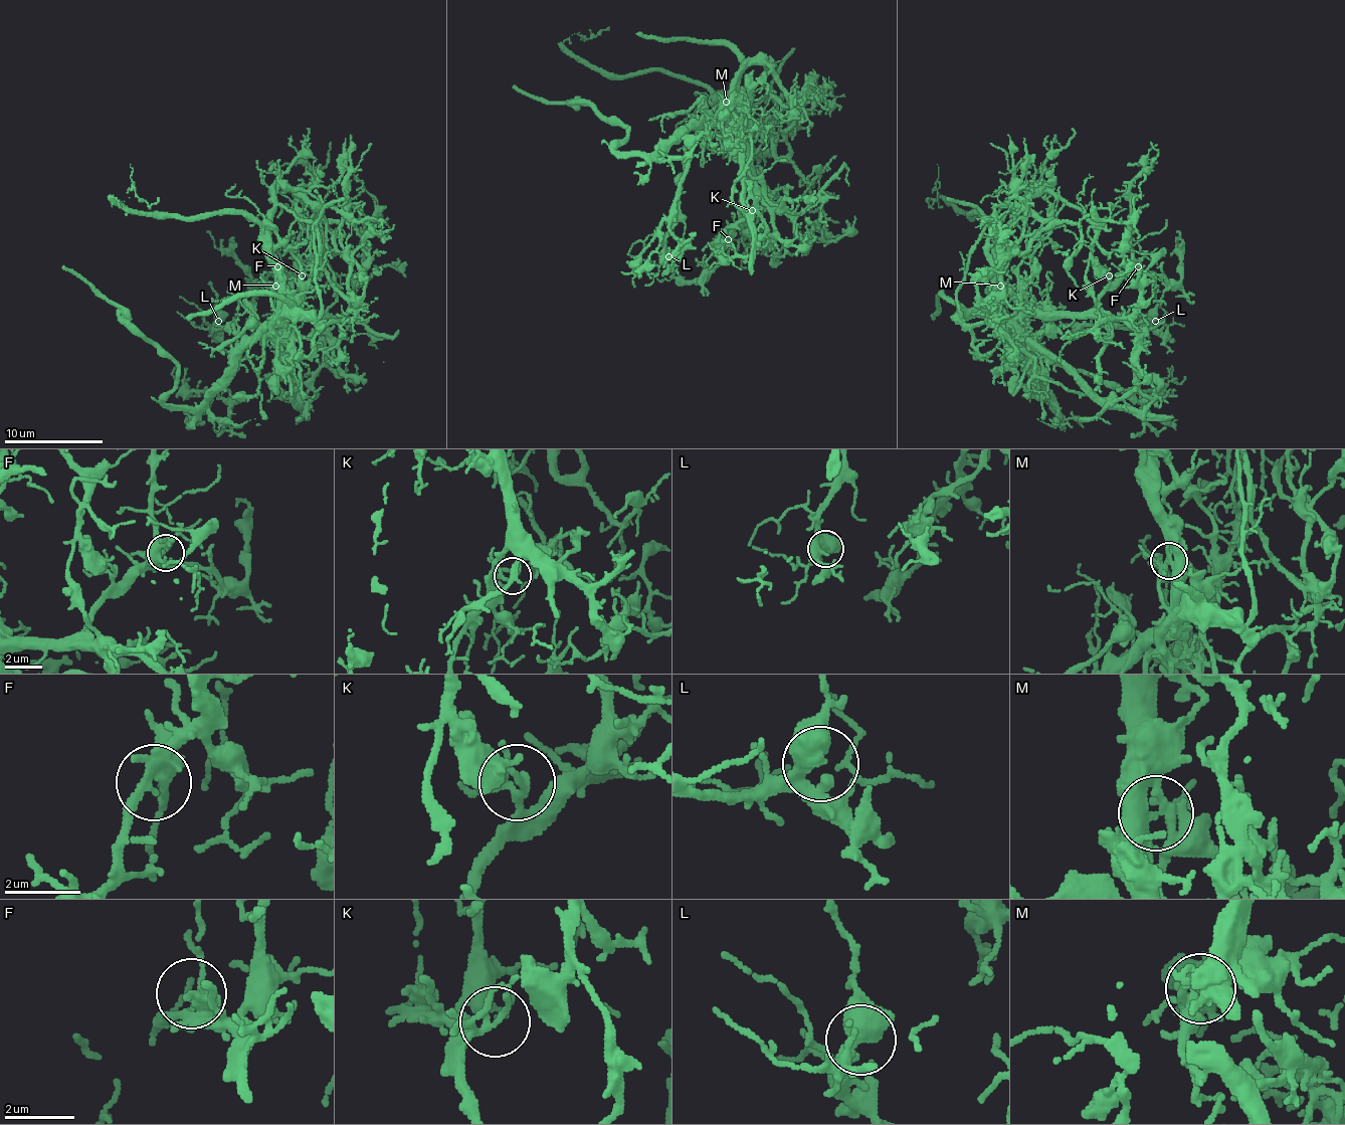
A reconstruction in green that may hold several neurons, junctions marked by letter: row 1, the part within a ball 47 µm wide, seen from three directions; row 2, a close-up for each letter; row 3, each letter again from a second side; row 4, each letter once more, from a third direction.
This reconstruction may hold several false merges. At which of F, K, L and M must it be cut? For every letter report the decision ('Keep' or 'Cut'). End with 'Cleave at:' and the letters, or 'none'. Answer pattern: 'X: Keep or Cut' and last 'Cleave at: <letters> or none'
F: Keep
K: Cut
L: Keep
M: Cut
Cleave at: K, M

